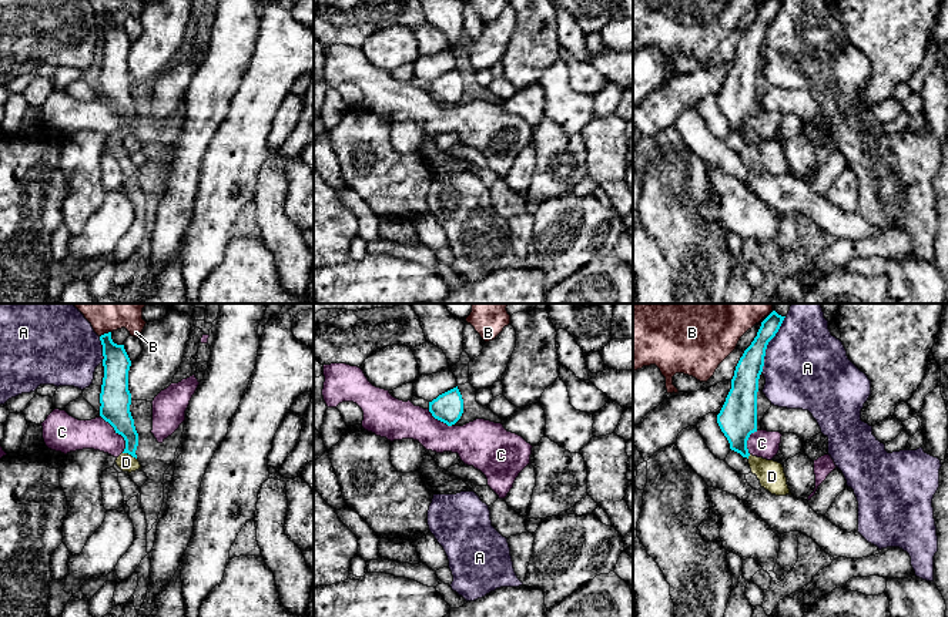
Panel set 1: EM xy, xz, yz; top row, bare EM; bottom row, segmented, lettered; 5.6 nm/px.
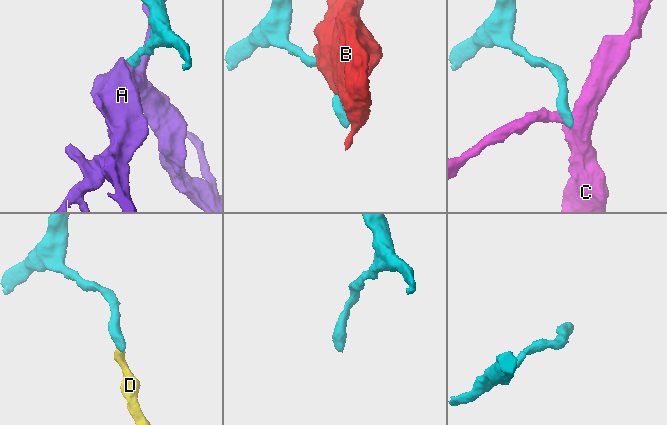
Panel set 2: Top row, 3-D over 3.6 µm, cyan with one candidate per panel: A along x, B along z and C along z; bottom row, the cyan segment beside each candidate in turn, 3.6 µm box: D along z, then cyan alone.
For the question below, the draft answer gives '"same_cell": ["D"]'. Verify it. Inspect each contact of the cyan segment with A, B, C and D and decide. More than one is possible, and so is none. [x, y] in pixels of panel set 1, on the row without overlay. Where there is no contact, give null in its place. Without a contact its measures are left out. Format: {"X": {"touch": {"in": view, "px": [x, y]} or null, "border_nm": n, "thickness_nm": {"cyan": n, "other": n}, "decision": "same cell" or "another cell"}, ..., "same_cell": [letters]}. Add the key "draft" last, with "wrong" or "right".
{"A": {"touch": {"in": "yz", "px": [766, 27]}, "border_nm": 340, "thickness_nm": {"cyan": 160, "other": 460}, "decision": "another cell"}, "B": {"touch": {"in": "xy", "px": [104, 14]}, "border_nm": 70, "thickness_nm": {"cyan": 150, "other": 90}, "decision": "another cell"}, "C": {"touch": {"in": "xy", "px": [119, 114]}, "border_nm": 260, "thickness_nm": {"cyan": 170, "other": 180}, "decision": "another cell"}, "D": {"touch": {"in": "xy", "px": [130, 134]}, "border_nm": 90, "thickness_nm": {"cyan": 150, "other": 100}, "decision": "same cell"}, "same_cell": ["D"], "draft": "right"}

